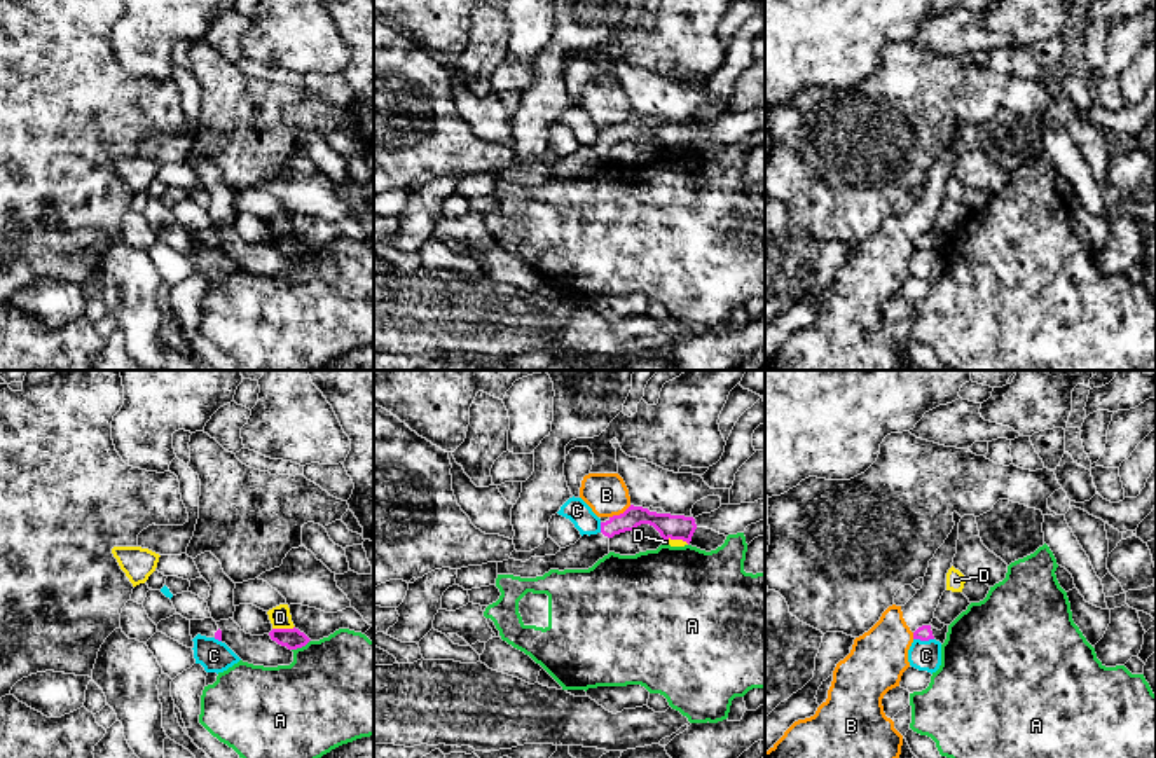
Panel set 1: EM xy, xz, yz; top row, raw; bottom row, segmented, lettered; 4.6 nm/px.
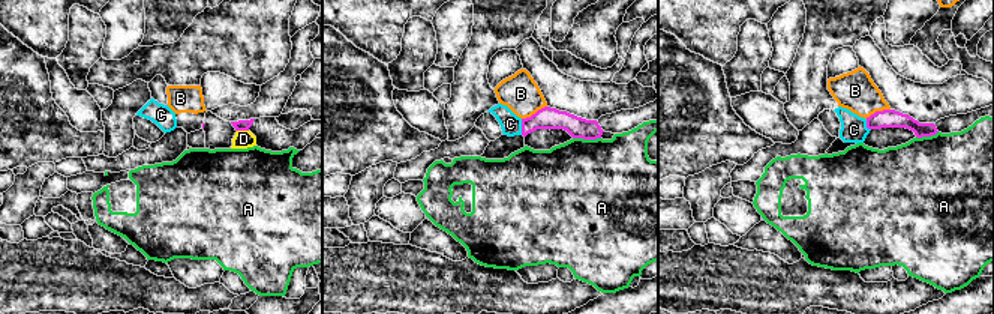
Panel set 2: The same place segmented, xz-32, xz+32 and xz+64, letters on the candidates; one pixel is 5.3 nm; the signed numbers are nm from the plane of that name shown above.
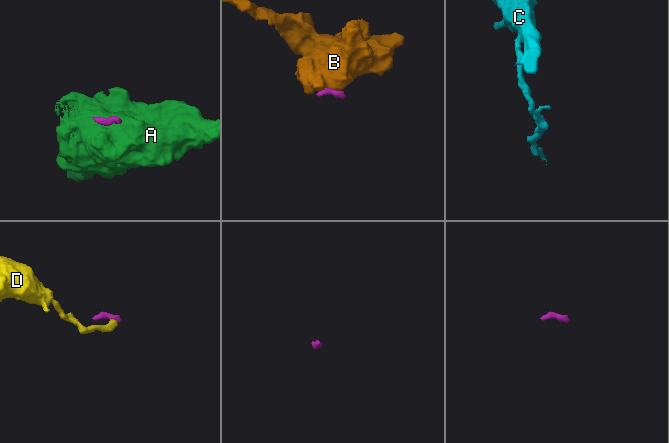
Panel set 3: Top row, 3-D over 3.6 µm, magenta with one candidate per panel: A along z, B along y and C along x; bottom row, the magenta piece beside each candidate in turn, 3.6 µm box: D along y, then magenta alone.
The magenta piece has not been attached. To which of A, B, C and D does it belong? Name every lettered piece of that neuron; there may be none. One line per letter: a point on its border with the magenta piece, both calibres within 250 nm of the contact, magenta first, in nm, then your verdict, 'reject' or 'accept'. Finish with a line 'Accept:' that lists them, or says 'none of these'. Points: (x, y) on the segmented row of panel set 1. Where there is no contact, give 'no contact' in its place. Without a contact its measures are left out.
A: contact xy (301, 647); calibres 100 and 480 nm; reject
B: contact xz (620, 514); calibres 110 and 190 nm; reject
C: contact yz (924, 640); calibres 70 and 140 nm; reject
D: contact xy (283, 629); calibres 100 and 100 nm; reject
Accept: none of these

